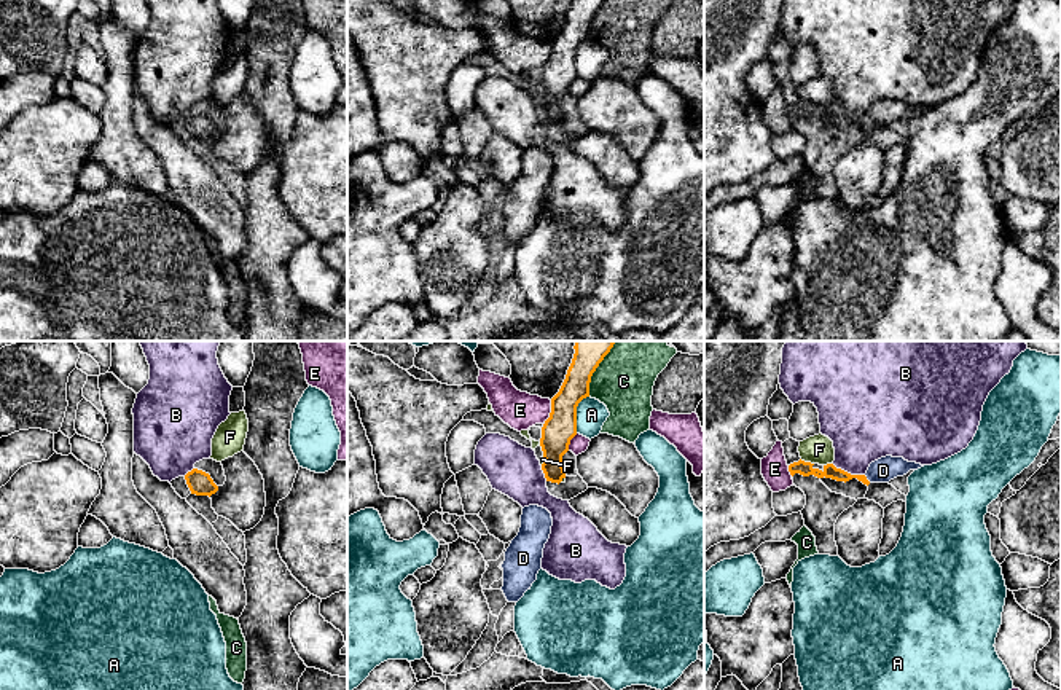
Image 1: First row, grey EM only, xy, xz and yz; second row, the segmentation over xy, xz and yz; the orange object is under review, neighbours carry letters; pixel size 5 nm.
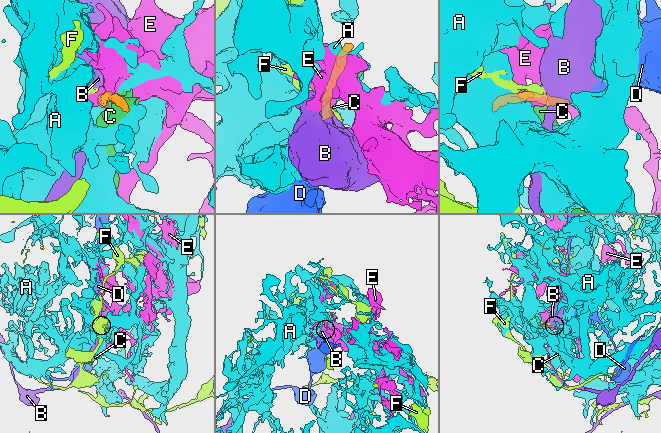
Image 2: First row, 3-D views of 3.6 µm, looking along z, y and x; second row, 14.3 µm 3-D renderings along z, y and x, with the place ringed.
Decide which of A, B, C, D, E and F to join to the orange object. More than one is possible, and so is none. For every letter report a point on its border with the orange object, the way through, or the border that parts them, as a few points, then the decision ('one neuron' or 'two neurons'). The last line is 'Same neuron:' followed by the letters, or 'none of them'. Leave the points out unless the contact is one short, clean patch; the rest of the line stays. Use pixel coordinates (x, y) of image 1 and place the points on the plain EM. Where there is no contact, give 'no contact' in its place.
A: xz (575, 56) | along xz (588, 39), (577, 50), (575, 75) | two neurons
B: yz (846, 115) | along yz (832, 107), (851, 117), (864, 118) | two neurons
C: xz (591, 18) | along xz (604, 0), (591, 19), (588, 39) | two neurons
D: yz (865, 121) | across yz (830, 113), (845, 120), (865, 121), (883, 113) | one neuron
E: xz (550, 56) | two neurons
F: yz (806, 105) | along yz (800, 102), (813, 107) | two neurons
Same neuron: D

